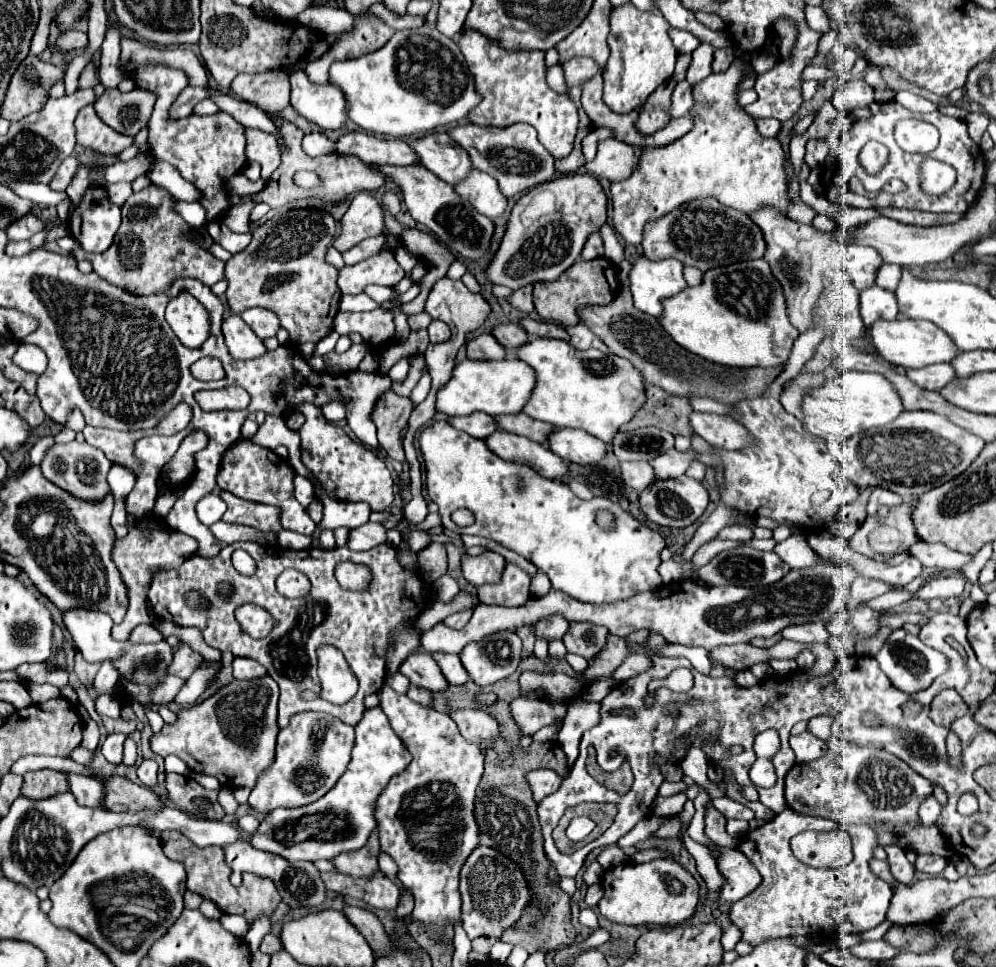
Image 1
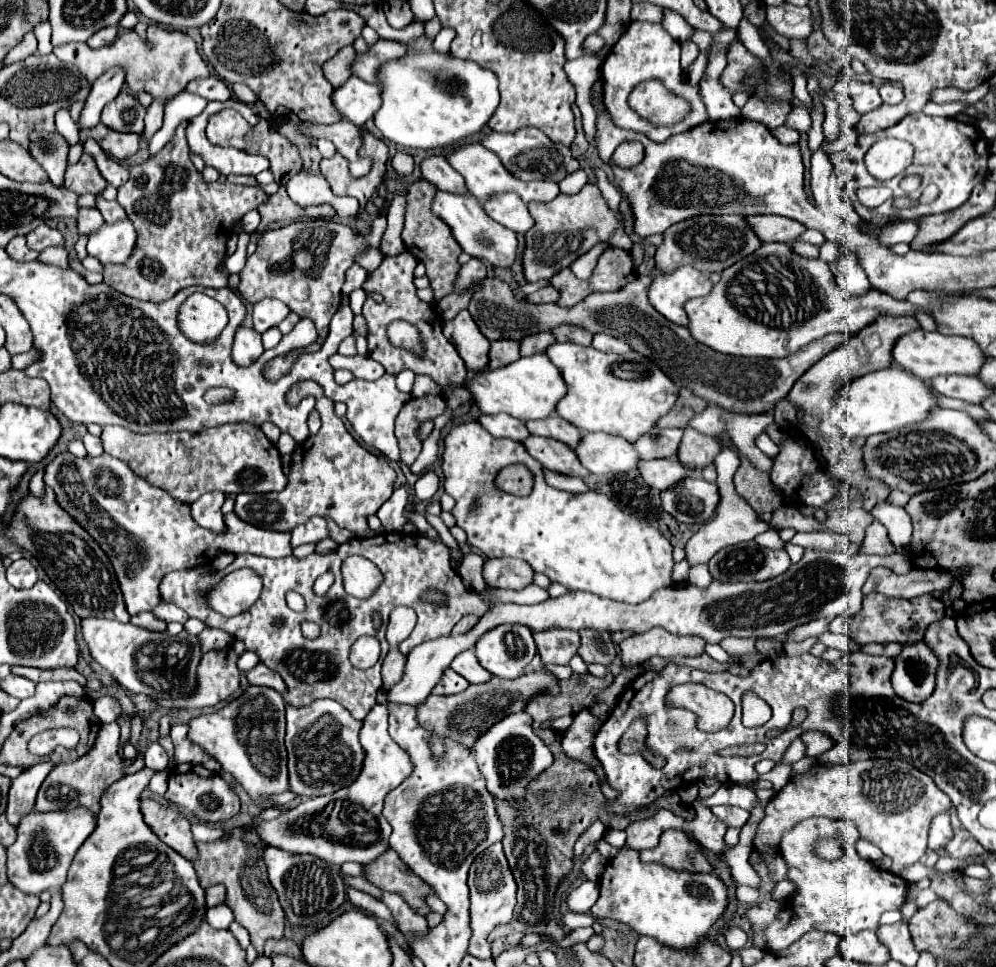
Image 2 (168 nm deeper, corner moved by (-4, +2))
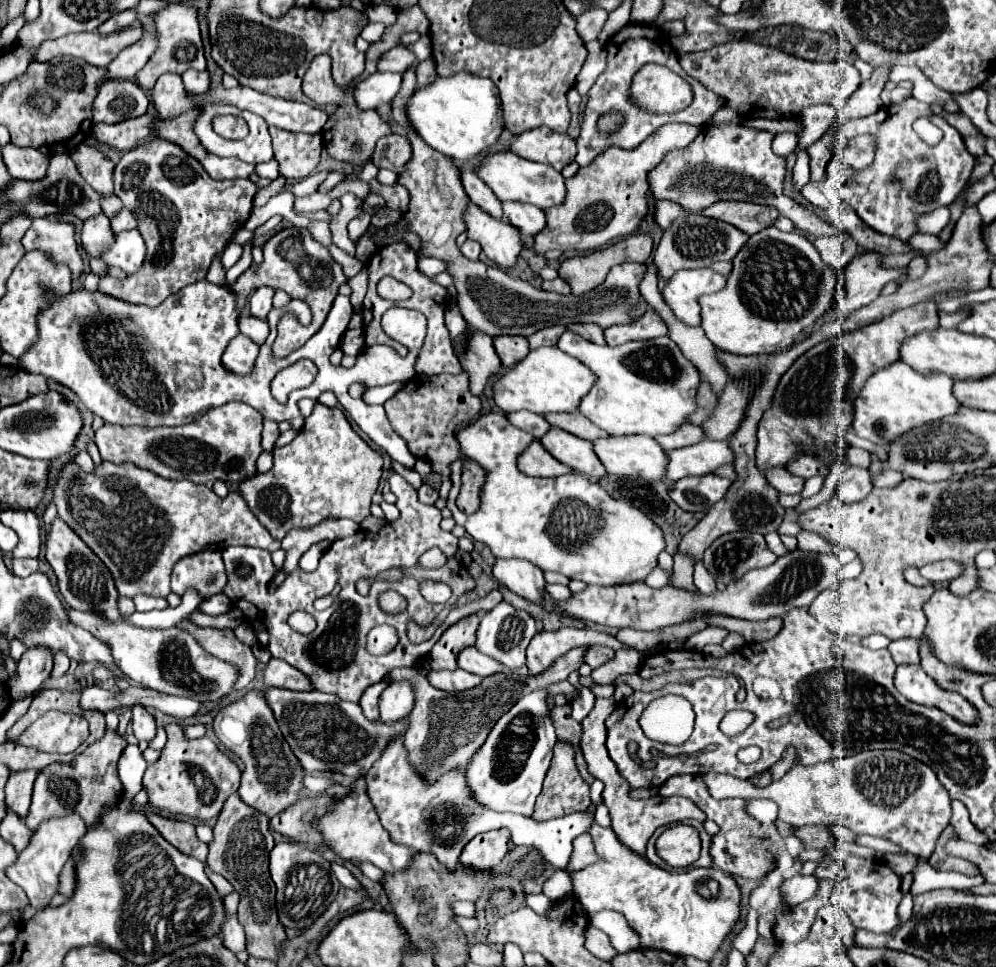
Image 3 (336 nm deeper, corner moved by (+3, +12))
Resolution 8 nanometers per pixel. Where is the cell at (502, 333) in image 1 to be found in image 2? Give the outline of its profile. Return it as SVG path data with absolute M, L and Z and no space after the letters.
M538 333L538 335L530 335L526 337L520 347L522 347L522 355L538 355L538 353L546 353L546 349L550 345L556 343L556 337L552 333Z

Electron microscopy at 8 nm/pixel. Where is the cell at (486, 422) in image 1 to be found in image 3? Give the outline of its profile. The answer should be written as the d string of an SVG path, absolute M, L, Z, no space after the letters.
M515 411L515 413L507 413L505 417L507 417L507 421L511 421L511 425L531 433L535 439L543 437L549 429L549 423L541 415L531 413L531 411Z

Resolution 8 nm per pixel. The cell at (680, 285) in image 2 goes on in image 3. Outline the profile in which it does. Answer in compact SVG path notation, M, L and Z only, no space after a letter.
M683 269L665 283L661 295L679 321L687 325L699 325L701 317L697 297L715 293L723 289L723 285L725 277L713 269Z

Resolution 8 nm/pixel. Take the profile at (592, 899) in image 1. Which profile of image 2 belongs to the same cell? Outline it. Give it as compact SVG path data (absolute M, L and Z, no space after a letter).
M584 881L580 887L572 889L566 897L566 905L570 911L576 913L588 913L590 907L598 899L598 883L596 881Z

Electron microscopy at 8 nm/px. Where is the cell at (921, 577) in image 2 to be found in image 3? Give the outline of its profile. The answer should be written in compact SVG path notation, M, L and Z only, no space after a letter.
M939 561L939 563L931 563L931 565L921 567L919 575L933 581L935 585L941 585L941 583L955 579L961 571L963 571L963 567L955 561Z

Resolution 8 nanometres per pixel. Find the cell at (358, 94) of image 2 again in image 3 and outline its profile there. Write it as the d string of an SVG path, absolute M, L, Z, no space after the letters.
M373 73L353 85L353 97L359 109L375 109L391 103L401 85L401 73Z

